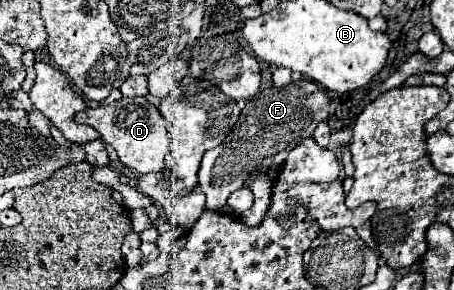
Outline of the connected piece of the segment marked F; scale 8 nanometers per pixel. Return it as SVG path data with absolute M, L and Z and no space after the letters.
M312 80L290 82L284 88L264 86L254 100L248 100L240 112L240 120L234 124L226 140L208 150L202 158L198 172L198 188L206 197L205 208L212 211L224 207L228 196L242 188L252 170L264 170L280 166L288 152L298 146L298 142L312 138L314 128L326 122L330 116L330 98L320 84Z

